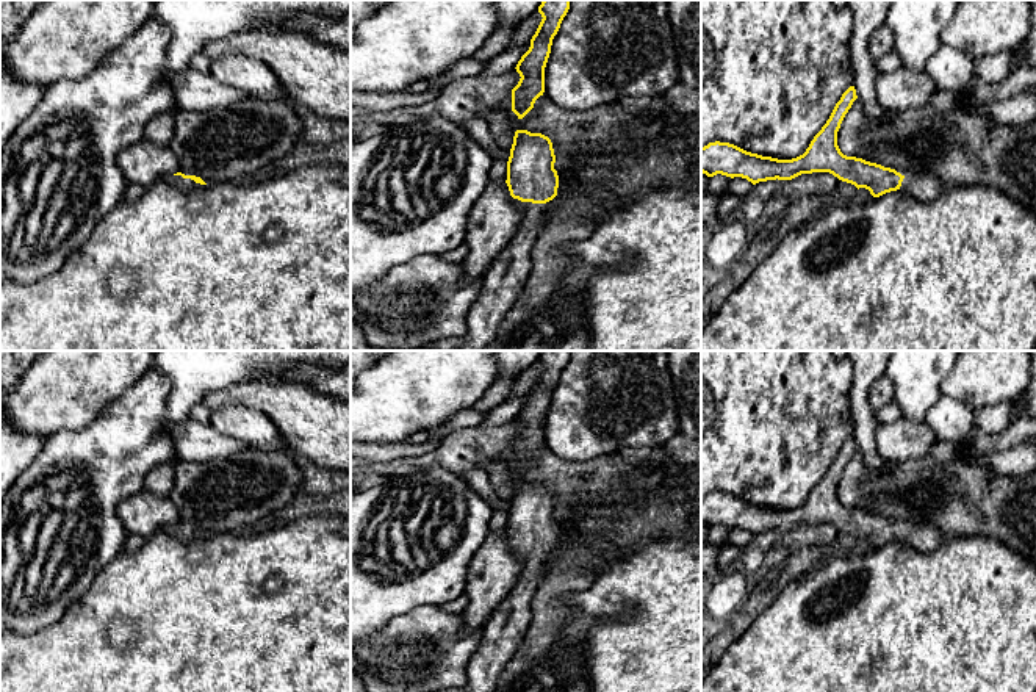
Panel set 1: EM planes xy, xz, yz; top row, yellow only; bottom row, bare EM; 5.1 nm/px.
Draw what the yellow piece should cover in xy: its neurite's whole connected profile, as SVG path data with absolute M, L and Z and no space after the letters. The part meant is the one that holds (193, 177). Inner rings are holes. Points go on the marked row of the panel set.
M177 172L171 177L167 177L167 180L178 189L182 191L191 191L191 189L196 189L196 188L202 188L205 186L207 183L200 178L200 177L196 177L196 175L185 175L182 172Z

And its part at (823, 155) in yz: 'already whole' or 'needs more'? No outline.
needs more

